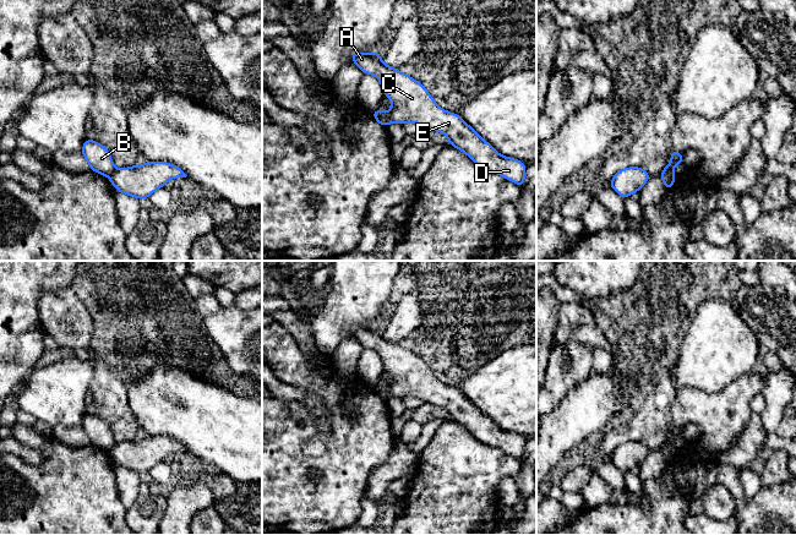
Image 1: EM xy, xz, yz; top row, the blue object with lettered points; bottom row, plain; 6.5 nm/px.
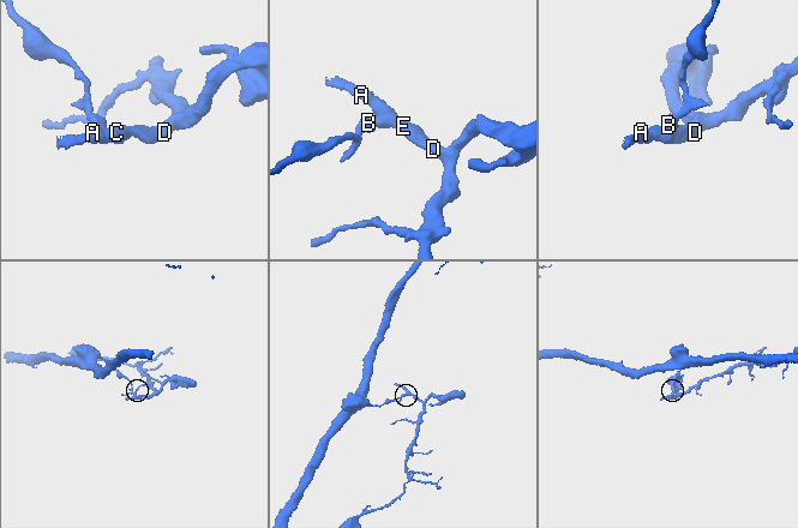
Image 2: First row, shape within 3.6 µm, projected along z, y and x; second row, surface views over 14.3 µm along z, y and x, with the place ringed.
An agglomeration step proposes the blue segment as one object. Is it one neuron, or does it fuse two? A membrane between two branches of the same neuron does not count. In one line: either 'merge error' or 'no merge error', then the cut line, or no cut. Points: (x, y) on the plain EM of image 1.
merge error; cut in xz along (387, 387), (390, 397)

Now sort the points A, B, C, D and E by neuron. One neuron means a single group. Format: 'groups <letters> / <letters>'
groups A C D E / B

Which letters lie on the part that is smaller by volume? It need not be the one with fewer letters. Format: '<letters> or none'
A, C, D, E

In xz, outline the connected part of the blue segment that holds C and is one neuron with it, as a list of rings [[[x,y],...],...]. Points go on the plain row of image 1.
[[[381,326],[353,327],[350,332],[364,348],[378,353],[385,370],[392,375],[393,381],[388,384],[389,398],[411,397],[442,406],[447,410],[448,419],[464,426],[480,442],[524,460],[524,436],[497,427],[458,388],[440,382],[421,357],[383,338]]]

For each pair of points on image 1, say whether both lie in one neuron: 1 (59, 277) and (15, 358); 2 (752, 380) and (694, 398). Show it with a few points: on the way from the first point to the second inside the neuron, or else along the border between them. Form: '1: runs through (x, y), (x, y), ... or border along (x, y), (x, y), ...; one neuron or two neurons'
1: runs through (36, 288), (15, 309), (15, 334); one neuron
2: runs through (737, 394), (731, 400), (709, 400); one neuron

